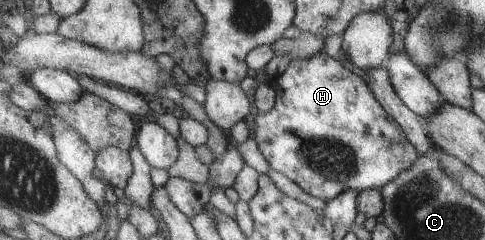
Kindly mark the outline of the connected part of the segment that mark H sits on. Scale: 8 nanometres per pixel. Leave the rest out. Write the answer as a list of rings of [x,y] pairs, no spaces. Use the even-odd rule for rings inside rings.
[[[321,51],[310,58],[291,59],[284,72],[271,82],[275,88],[275,103],[272,110],[251,118],[254,142],[270,169],[292,181],[304,193],[326,203],[344,190],[380,189],[419,156],[401,129],[394,122],[388,122],[386,112],[370,88],[358,75],[347,70],[347,64],[341,60]]]

